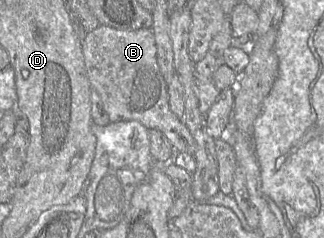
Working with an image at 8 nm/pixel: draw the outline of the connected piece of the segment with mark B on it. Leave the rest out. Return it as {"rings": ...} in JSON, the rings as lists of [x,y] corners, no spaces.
{"rings":[[[100,25],[84,35],[82,52],[90,86],[99,94],[110,122],[138,121],[149,130],[161,131],[176,152],[194,155],[194,138],[169,108],[167,84],[158,66],[151,28],[120,30]]]}

